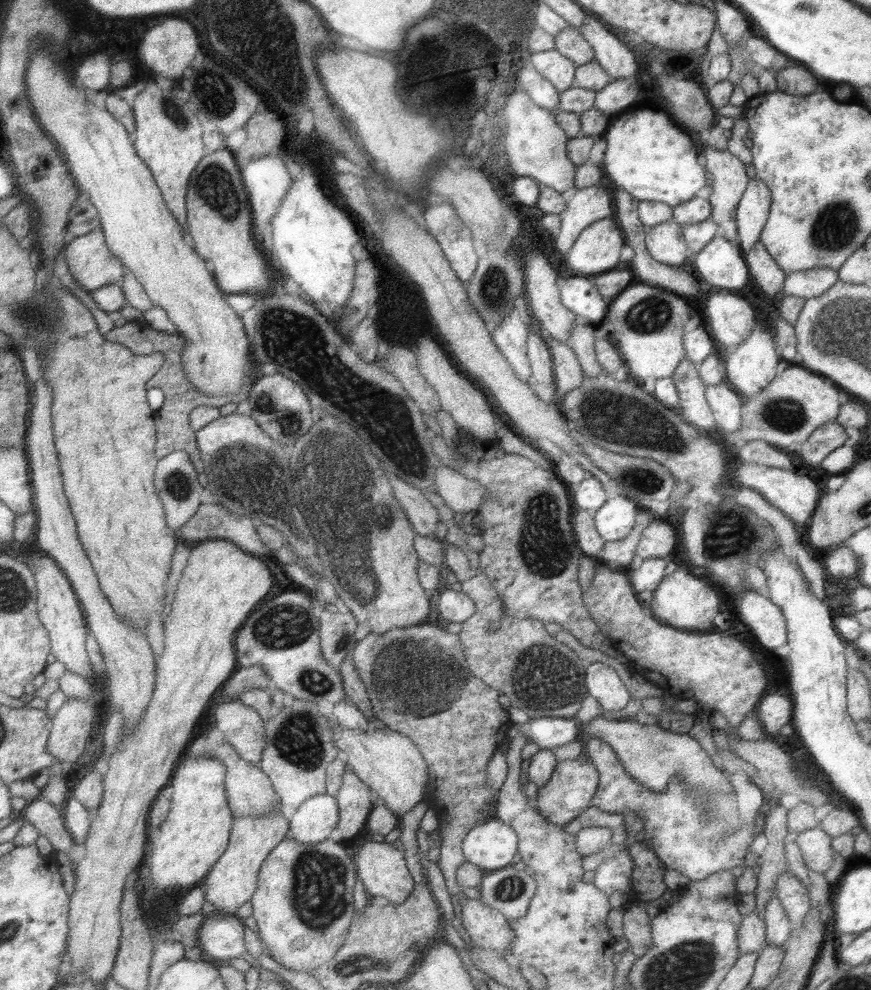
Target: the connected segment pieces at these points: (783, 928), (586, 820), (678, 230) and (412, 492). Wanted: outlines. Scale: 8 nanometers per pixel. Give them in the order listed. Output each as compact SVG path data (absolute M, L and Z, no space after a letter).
M775 896L765 906L763 924L765 924L765 938L767 938L765 946L773 944L773 946L781 948L787 944L793 926L789 924L789 920L785 916L785 908L779 904L779 900Z
M589 806L587 810L581 812L581 816L577 816L575 820L571 820L569 824L565 824L565 826L561 826L561 828L563 828L565 832L569 832L569 834L575 836L579 830L591 828L591 826L611 828L611 830L613 830L613 844L617 844L617 846L623 846L625 840L627 840L625 826L623 826L623 816L621 816L621 814L601 812L601 810L595 808L595 806Z
M669 220L645 230L645 248L655 262L661 262L667 266L683 264L685 250L687 250L683 228L677 222Z
M387 472L387 480L391 482L393 494L399 500L401 508L405 510L405 516L409 518L409 522L415 530L415 536L435 540L435 532L437 532L437 524L439 524L439 512L427 500L425 492L409 486L407 482L399 480L395 474L389 474L389 472Z

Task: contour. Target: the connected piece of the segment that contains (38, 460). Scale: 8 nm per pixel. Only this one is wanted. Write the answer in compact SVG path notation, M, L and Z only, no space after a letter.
M43 376L31 384L31 398L35 402L29 404L27 414L27 436L23 450L27 452L29 460L29 476L31 476L31 492L33 492L33 508L37 514L37 534L35 542L39 546L39 552L49 554L55 564L63 570L63 574L69 578L71 588L75 596L81 602L87 628L95 636L101 656L103 656L103 668L105 676L109 680L109 712L117 712L123 716L121 722L121 732L131 734L133 730L139 728L141 718L153 698L155 690L155 656L151 652L151 644L145 638L143 632L137 632L131 628L117 612L113 612L113 606L101 592L97 574L91 566L91 560L87 558L87 552L83 550L83 544L79 542L77 536L77 526L69 510L69 500L63 490L63 478L61 478L61 468L59 468L59 456L55 452L55 440L53 440L53 420L51 420L51 390L45 384Z

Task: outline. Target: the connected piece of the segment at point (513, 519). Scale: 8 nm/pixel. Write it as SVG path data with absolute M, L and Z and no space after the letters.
M467 432L459 442L447 446L461 456L461 466L453 470L487 488L487 498L477 510L483 522L479 532L483 540L479 568L483 570L481 574L491 580L495 592L499 592L503 612L517 620L535 618L543 624L559 624L563 632L575 636L583 646L599 650L635 672L631 662L619 654L611 638L601 632L583 604L583 590L579 586L579 562L583 552L569 524L575 510L571 506L571 488L563 484L553 470L541 470L527 458L505 454L495 442L477 440Z

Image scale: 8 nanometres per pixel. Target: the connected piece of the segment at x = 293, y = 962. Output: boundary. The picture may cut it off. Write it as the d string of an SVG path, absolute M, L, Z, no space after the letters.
M293 838L279 842L261 864L261 870L257 870L257 888L251 896L253 920L257 922L259 940L261 944L265 944L267 954L283 968L307 974L333 960L337 950L345 944L347 930L355 914L351 898L355 890L355 880L355 862L351 858L351 852L341 842L333 842L329 838L319 844L301 844Z

